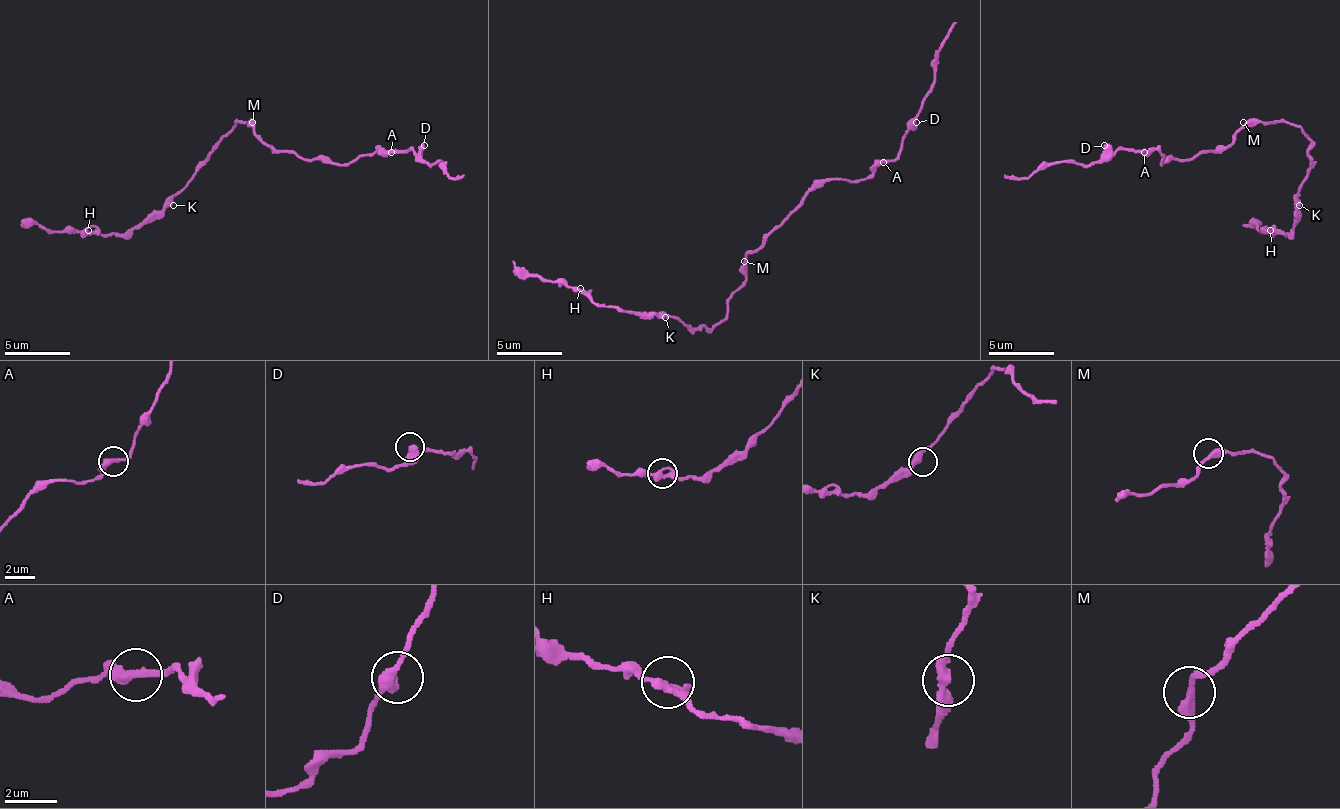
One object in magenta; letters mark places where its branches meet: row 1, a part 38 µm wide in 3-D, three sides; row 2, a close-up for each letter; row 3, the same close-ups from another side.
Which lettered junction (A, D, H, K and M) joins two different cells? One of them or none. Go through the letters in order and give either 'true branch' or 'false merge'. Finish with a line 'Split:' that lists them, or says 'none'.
A: true branch
D: true branch
H: true branch
K: true branch
M: true branch
Split: none

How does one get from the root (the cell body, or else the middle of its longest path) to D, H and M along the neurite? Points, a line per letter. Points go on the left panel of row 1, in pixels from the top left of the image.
D: (259, 136), (269, 145), (289, 149), (302, 159), (332, 159), (342, 165), (361, 155), (404, 152), (424, 145)
H: (259, 136), (252, 122), (236, 122), (196, 175), (160, 212), (150, 212), (120, 235), (91, 235), (87, 231)
M: (259, 136), (252, 122)

